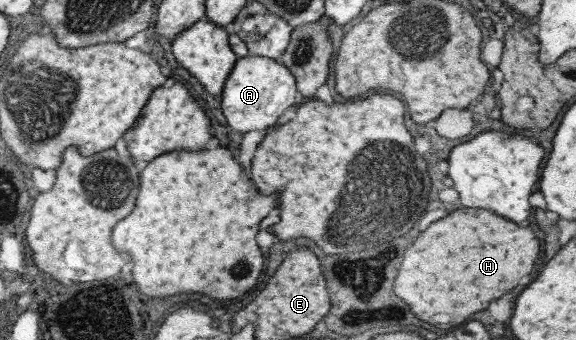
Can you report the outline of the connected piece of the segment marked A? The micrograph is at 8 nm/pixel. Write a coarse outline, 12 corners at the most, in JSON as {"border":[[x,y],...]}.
{"border":[[237,58],[220,94],[240,134],[268,131],[304,100],[275,59]]}

